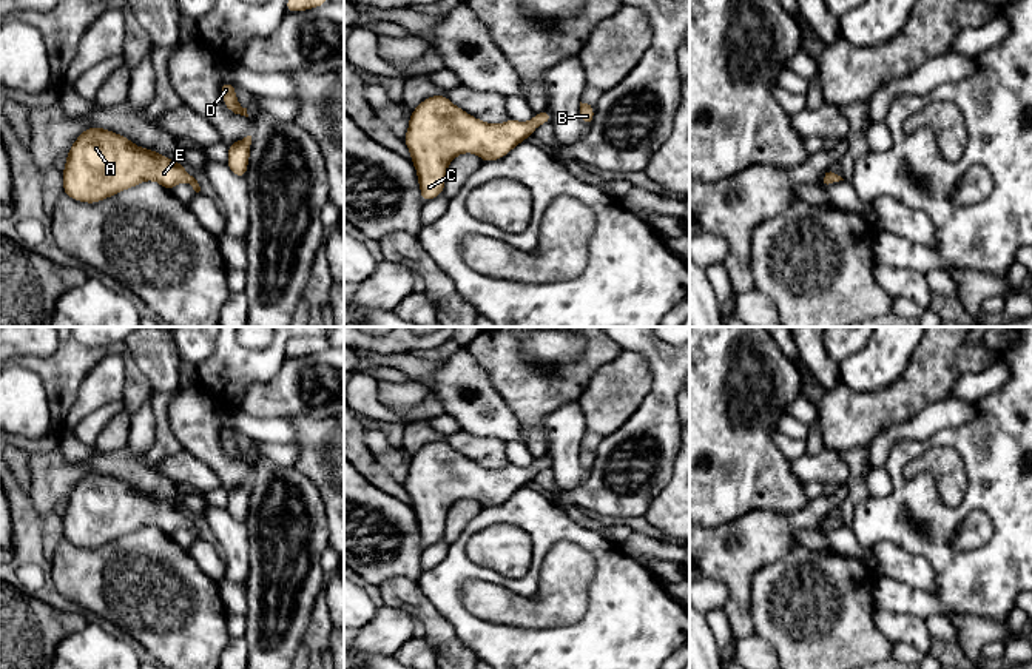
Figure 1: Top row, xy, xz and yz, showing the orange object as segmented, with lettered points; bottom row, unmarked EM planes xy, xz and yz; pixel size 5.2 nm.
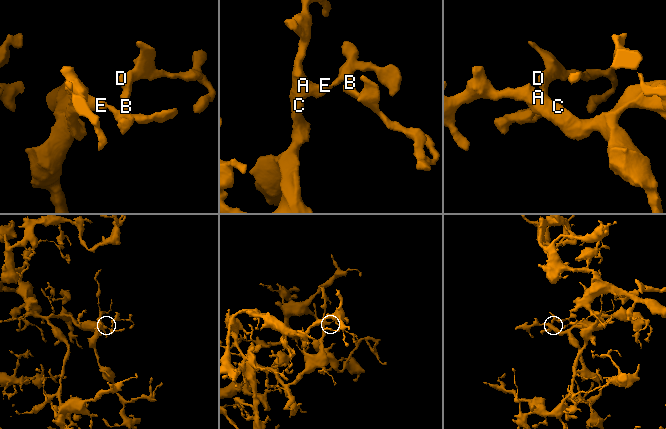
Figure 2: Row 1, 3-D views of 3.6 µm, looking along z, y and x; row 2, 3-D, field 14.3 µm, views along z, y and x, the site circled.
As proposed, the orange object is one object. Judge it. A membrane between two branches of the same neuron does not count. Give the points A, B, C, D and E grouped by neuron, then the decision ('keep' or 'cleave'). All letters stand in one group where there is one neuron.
A B C D E | keep

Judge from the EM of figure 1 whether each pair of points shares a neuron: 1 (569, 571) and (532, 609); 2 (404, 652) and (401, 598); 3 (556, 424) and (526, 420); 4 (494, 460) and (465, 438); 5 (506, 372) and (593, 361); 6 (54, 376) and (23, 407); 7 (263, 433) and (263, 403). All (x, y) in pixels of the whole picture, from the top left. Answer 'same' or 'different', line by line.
1: same
2: different
3: different
4: same
5: same
6: different
7: different

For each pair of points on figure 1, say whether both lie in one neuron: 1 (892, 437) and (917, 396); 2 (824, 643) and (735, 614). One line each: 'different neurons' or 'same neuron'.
1: different neurons
2: different neurons

